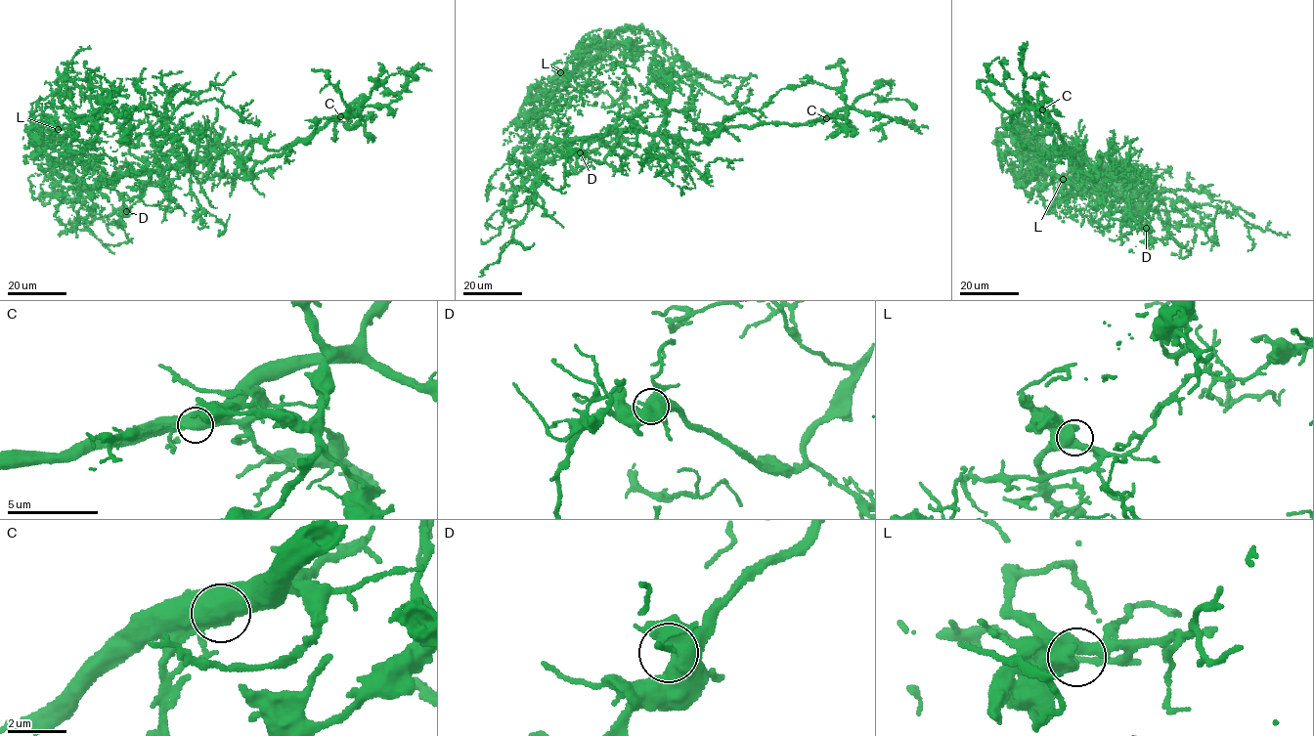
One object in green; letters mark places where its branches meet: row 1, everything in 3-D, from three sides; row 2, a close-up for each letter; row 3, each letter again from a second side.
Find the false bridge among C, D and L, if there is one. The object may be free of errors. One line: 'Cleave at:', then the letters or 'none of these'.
Cleave at: C

